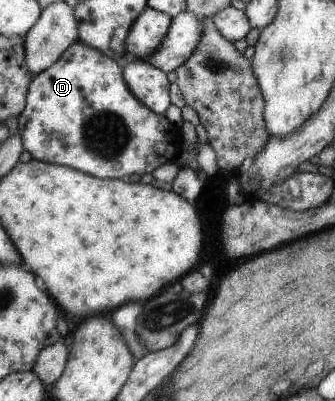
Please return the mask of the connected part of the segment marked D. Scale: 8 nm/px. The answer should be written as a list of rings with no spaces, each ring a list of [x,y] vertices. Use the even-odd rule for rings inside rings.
[[[79,41],[69,45],[55,63],[31,79],[25,109],[16,118],[22,148],[32,159],[67,166],[99,179],[125,179],[133,173],[140,176],[151,173],[165,161],[175,161],[181,151],[180,127],[135,99],[115,60]]]

